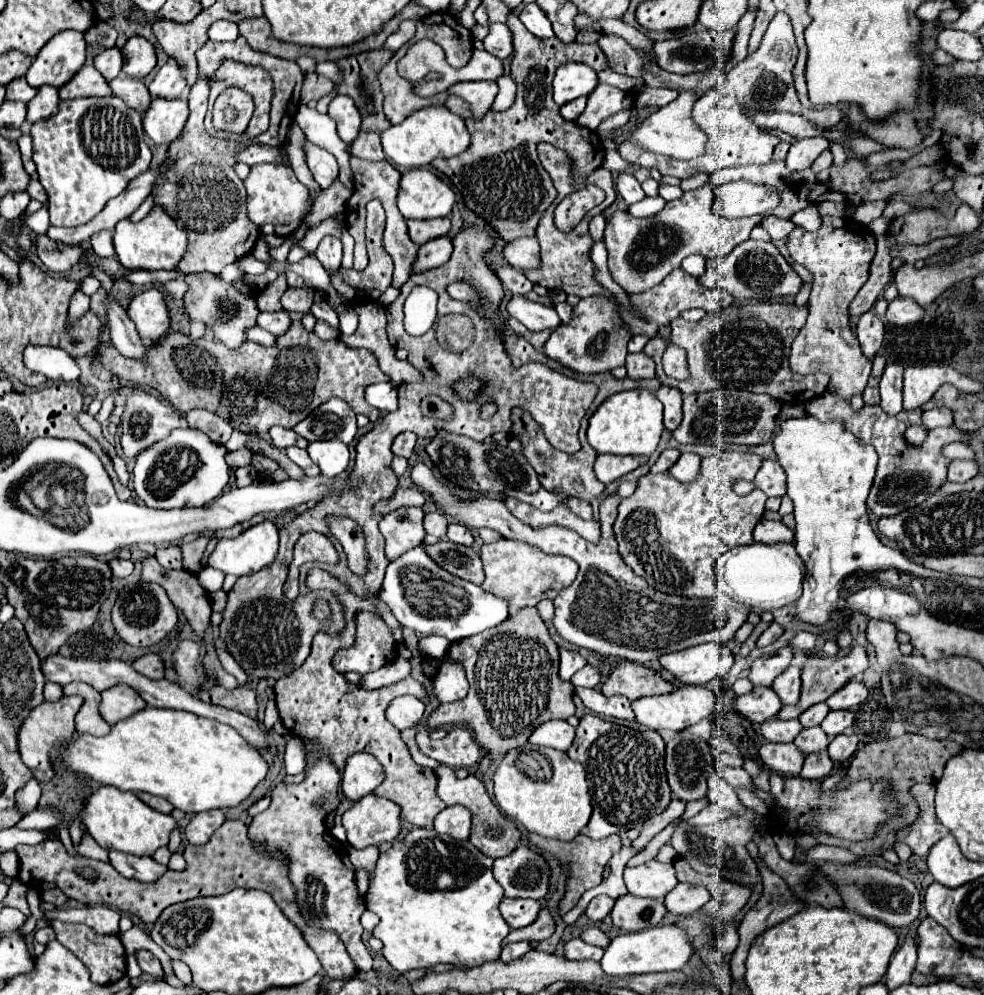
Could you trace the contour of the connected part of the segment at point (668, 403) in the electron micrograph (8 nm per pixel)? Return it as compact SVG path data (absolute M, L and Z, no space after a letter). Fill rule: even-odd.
M660 386L656 392L658 400L664 404L664 426L672 432L682 422L682 394L676 388Z

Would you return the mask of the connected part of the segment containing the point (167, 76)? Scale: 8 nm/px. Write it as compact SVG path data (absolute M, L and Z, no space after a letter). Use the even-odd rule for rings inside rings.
M168 60L156 74L156 78L150 84L150 96L152 98L164 98L164 100L176 100L186 94L188 86L180 74L180 68L176 66L176 60Z

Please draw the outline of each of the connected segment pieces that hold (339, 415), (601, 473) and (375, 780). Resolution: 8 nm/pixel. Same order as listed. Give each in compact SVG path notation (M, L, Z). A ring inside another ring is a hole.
M332 398L296 424L294 432L308 442L342 440L344 444L350 444L356 436L356 414L344 400Z
M600 454L596 464L594 464L594 472L596 478L602 484L610 484L618 478L622 478L624 474L636 470L638 466L646 464L648 456L614 456L614 454Z
M354 754L348 758L342 774L342 792L350 800L360 800L362 796L374 792L384 780L382 764L372 754Z

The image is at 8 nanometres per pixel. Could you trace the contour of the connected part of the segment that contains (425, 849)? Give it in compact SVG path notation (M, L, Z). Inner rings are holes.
M414 828L404 840L394 842L388 852L380 854L370 888L364 896L366 908L380 916L380 924L372 934L382 940L384 958L400 974L436 966L440 962L454 966L480 966L496 960L502 950L500 942L510 932L498 910L502 898L504 892L492 876L492 860L488 856L480 854L470 842L460 842L448 838L448 834L438 834L436 830L426 828Z

